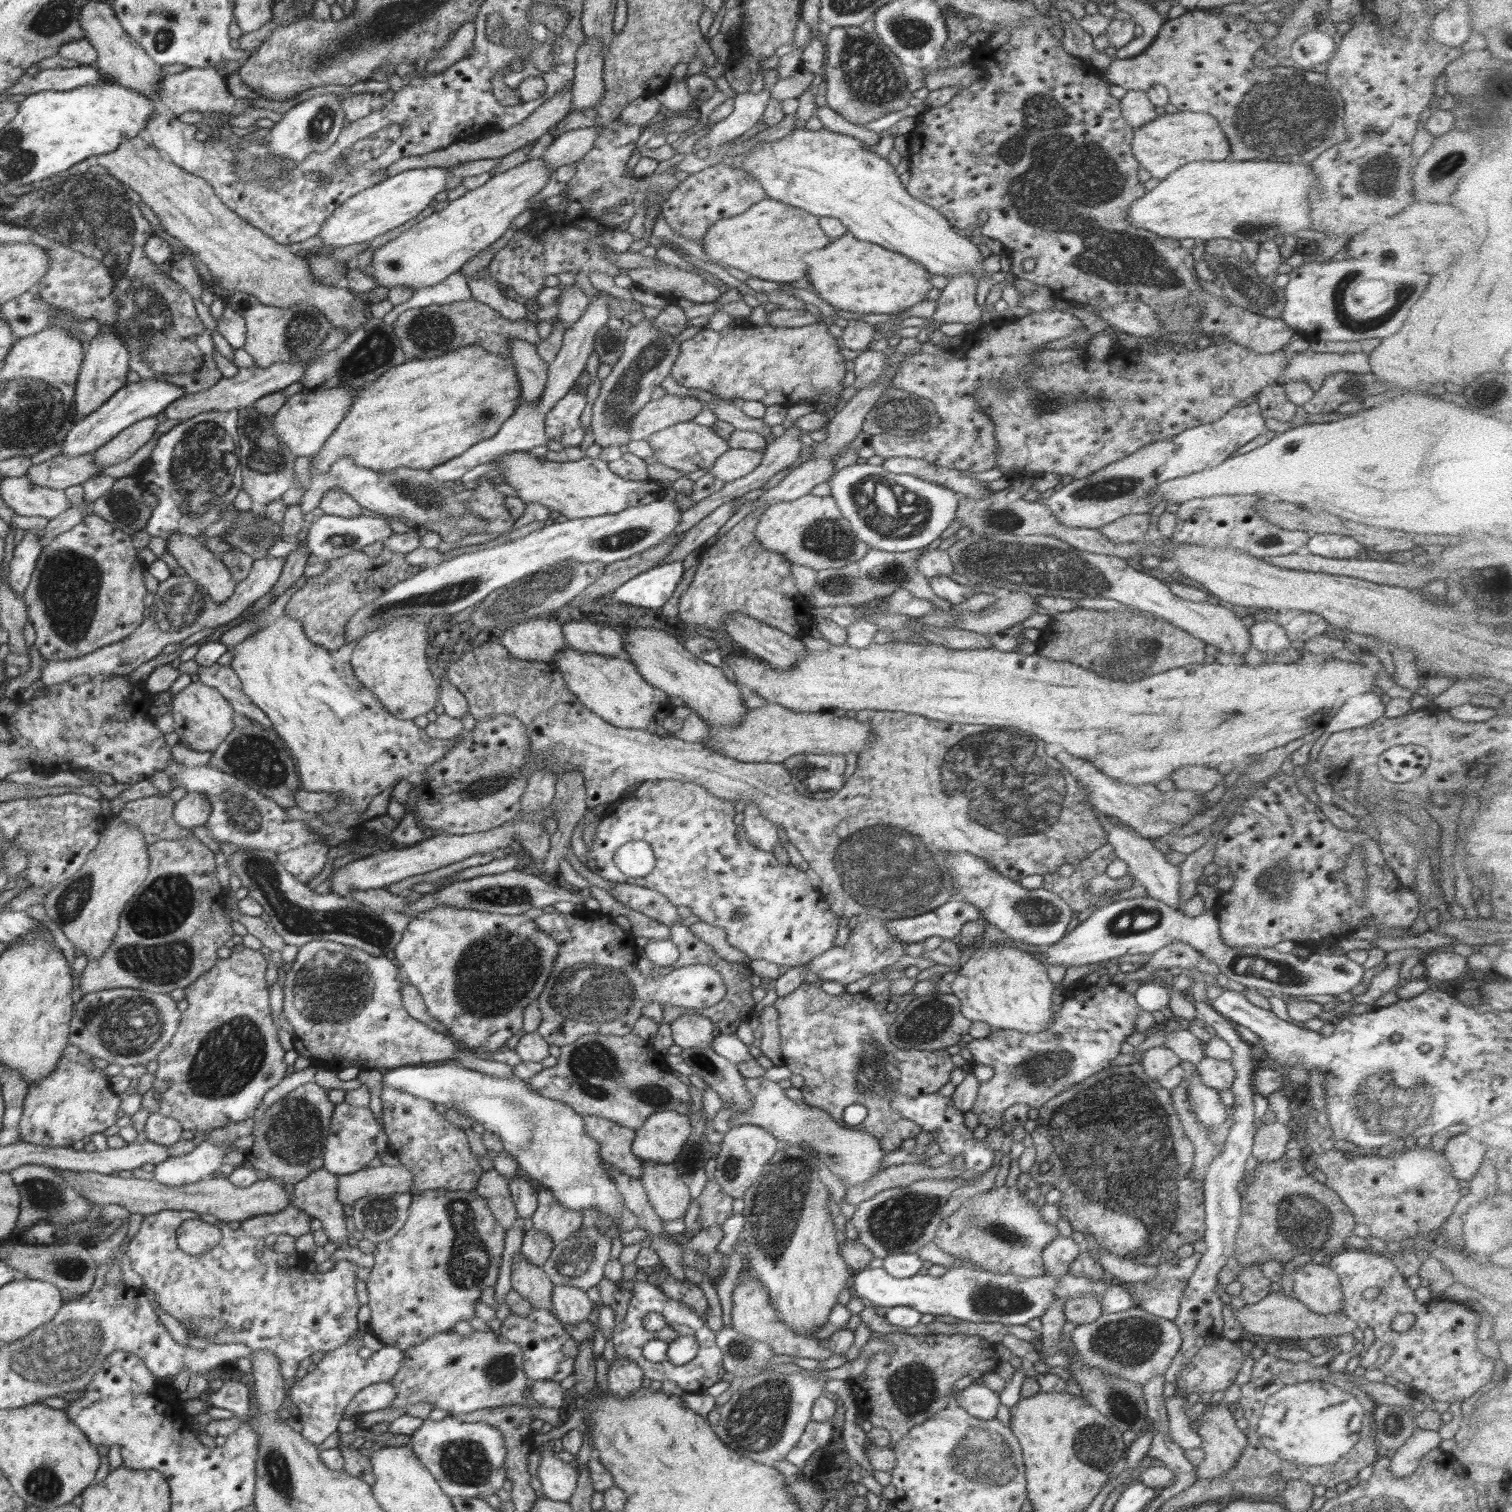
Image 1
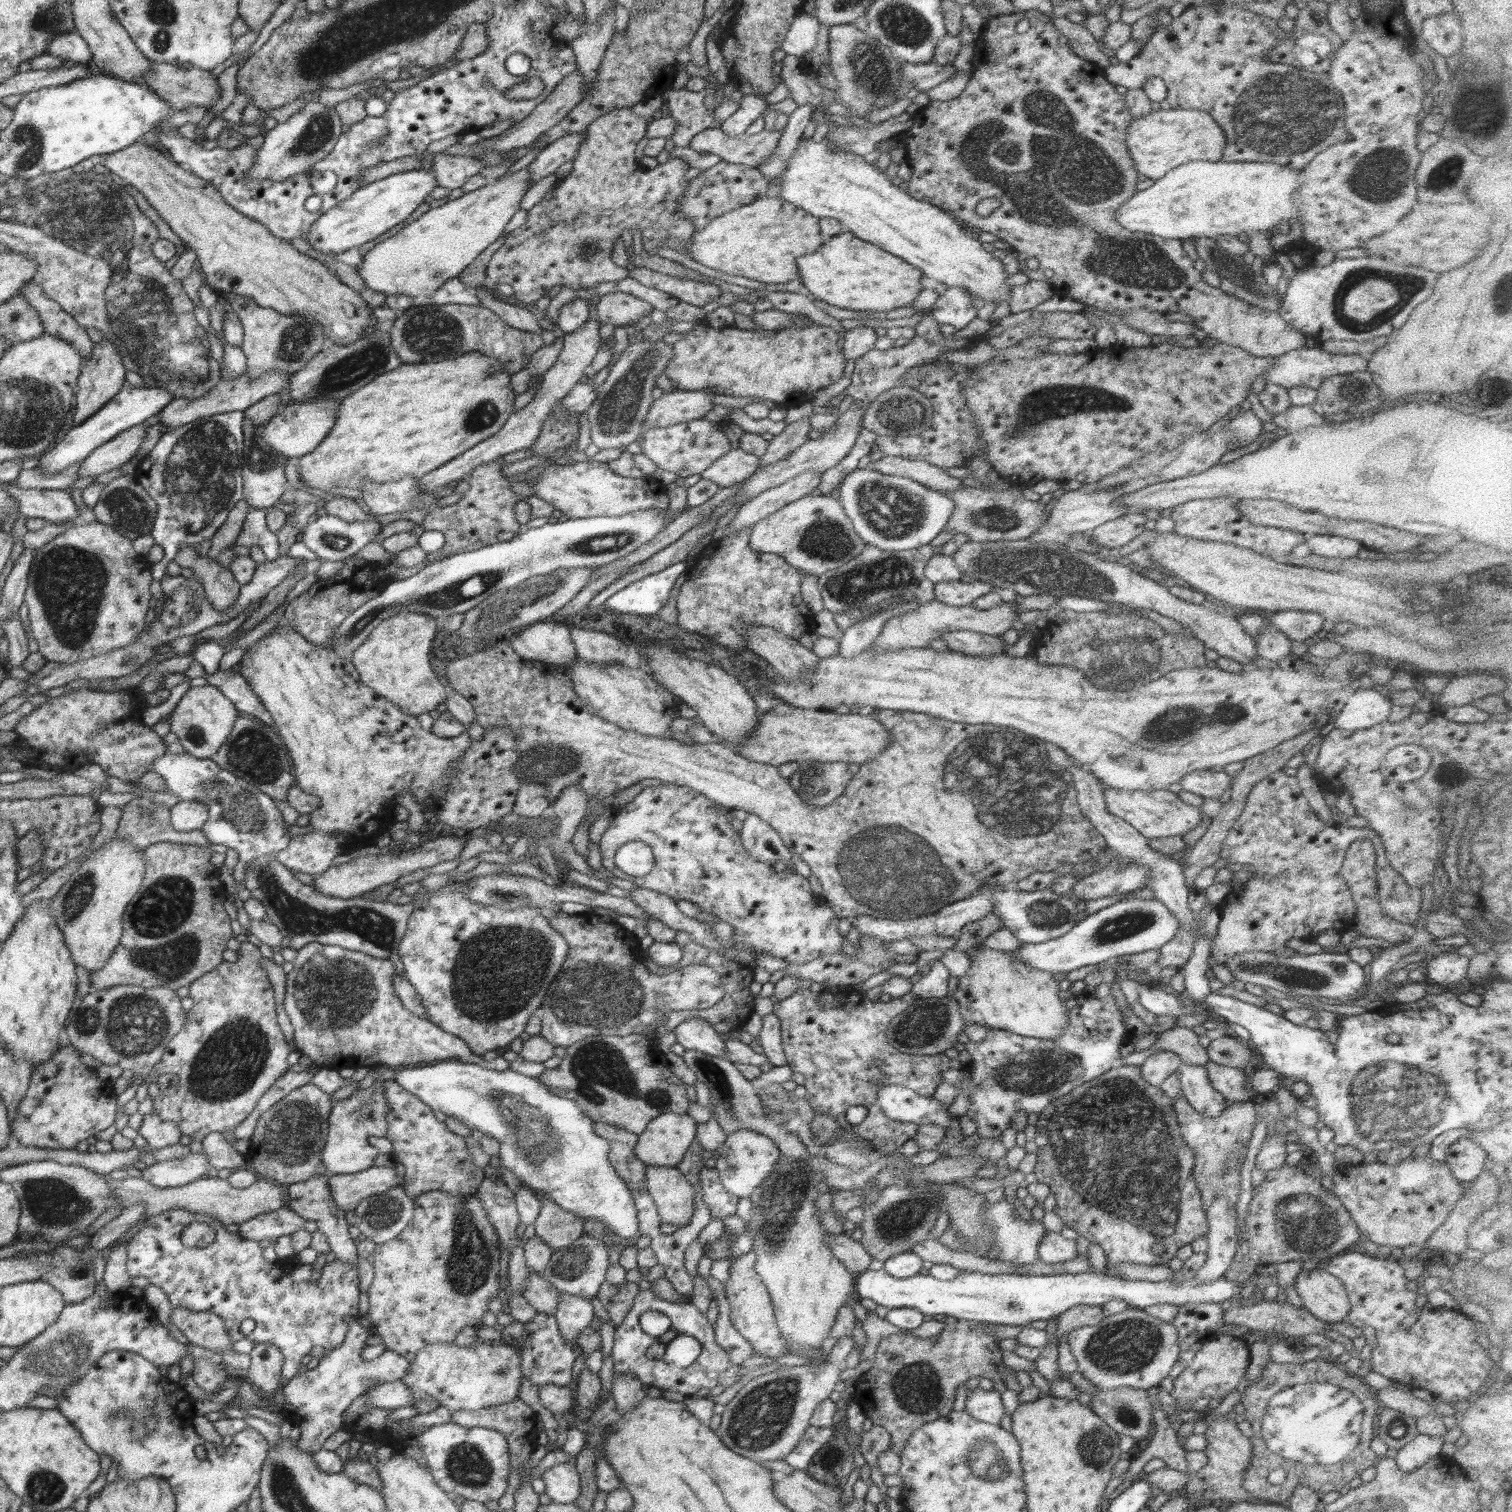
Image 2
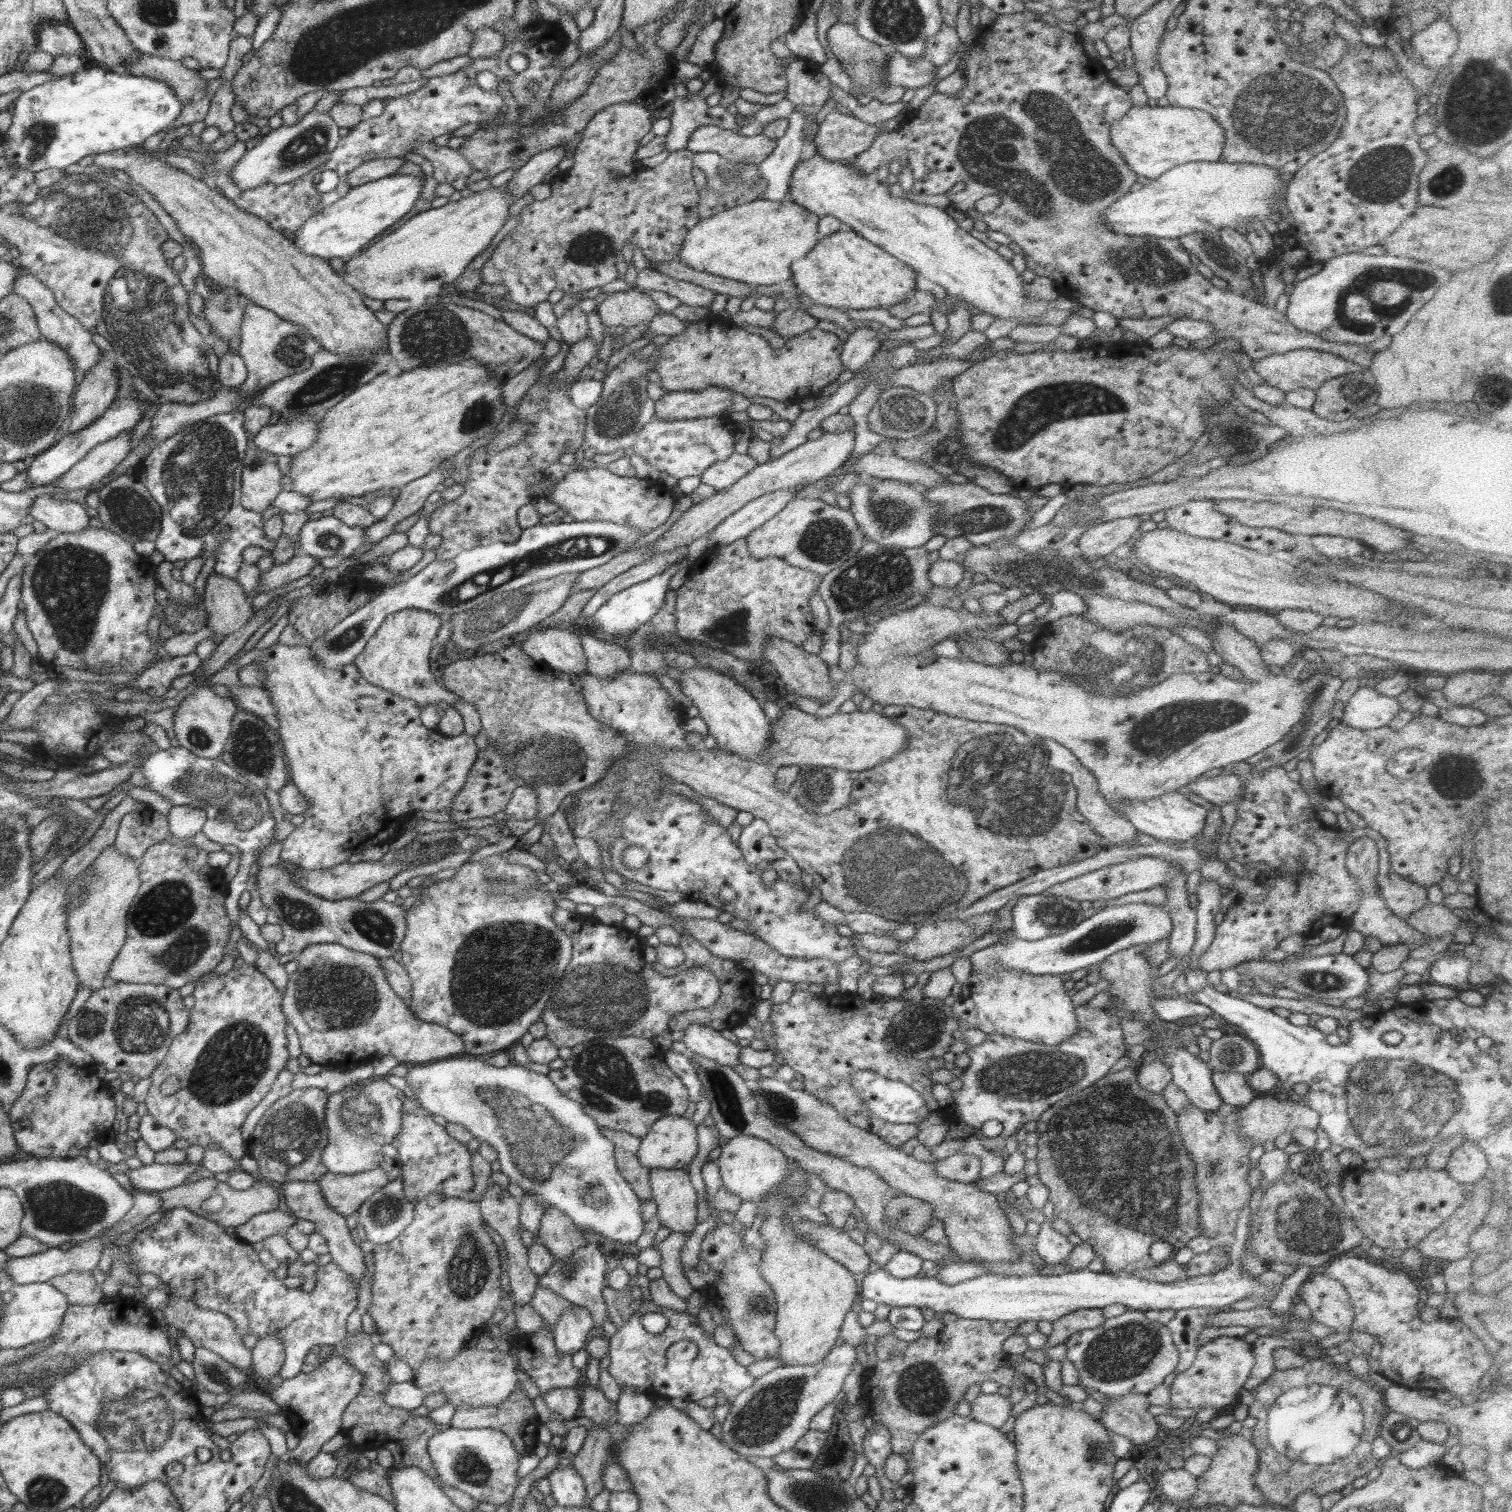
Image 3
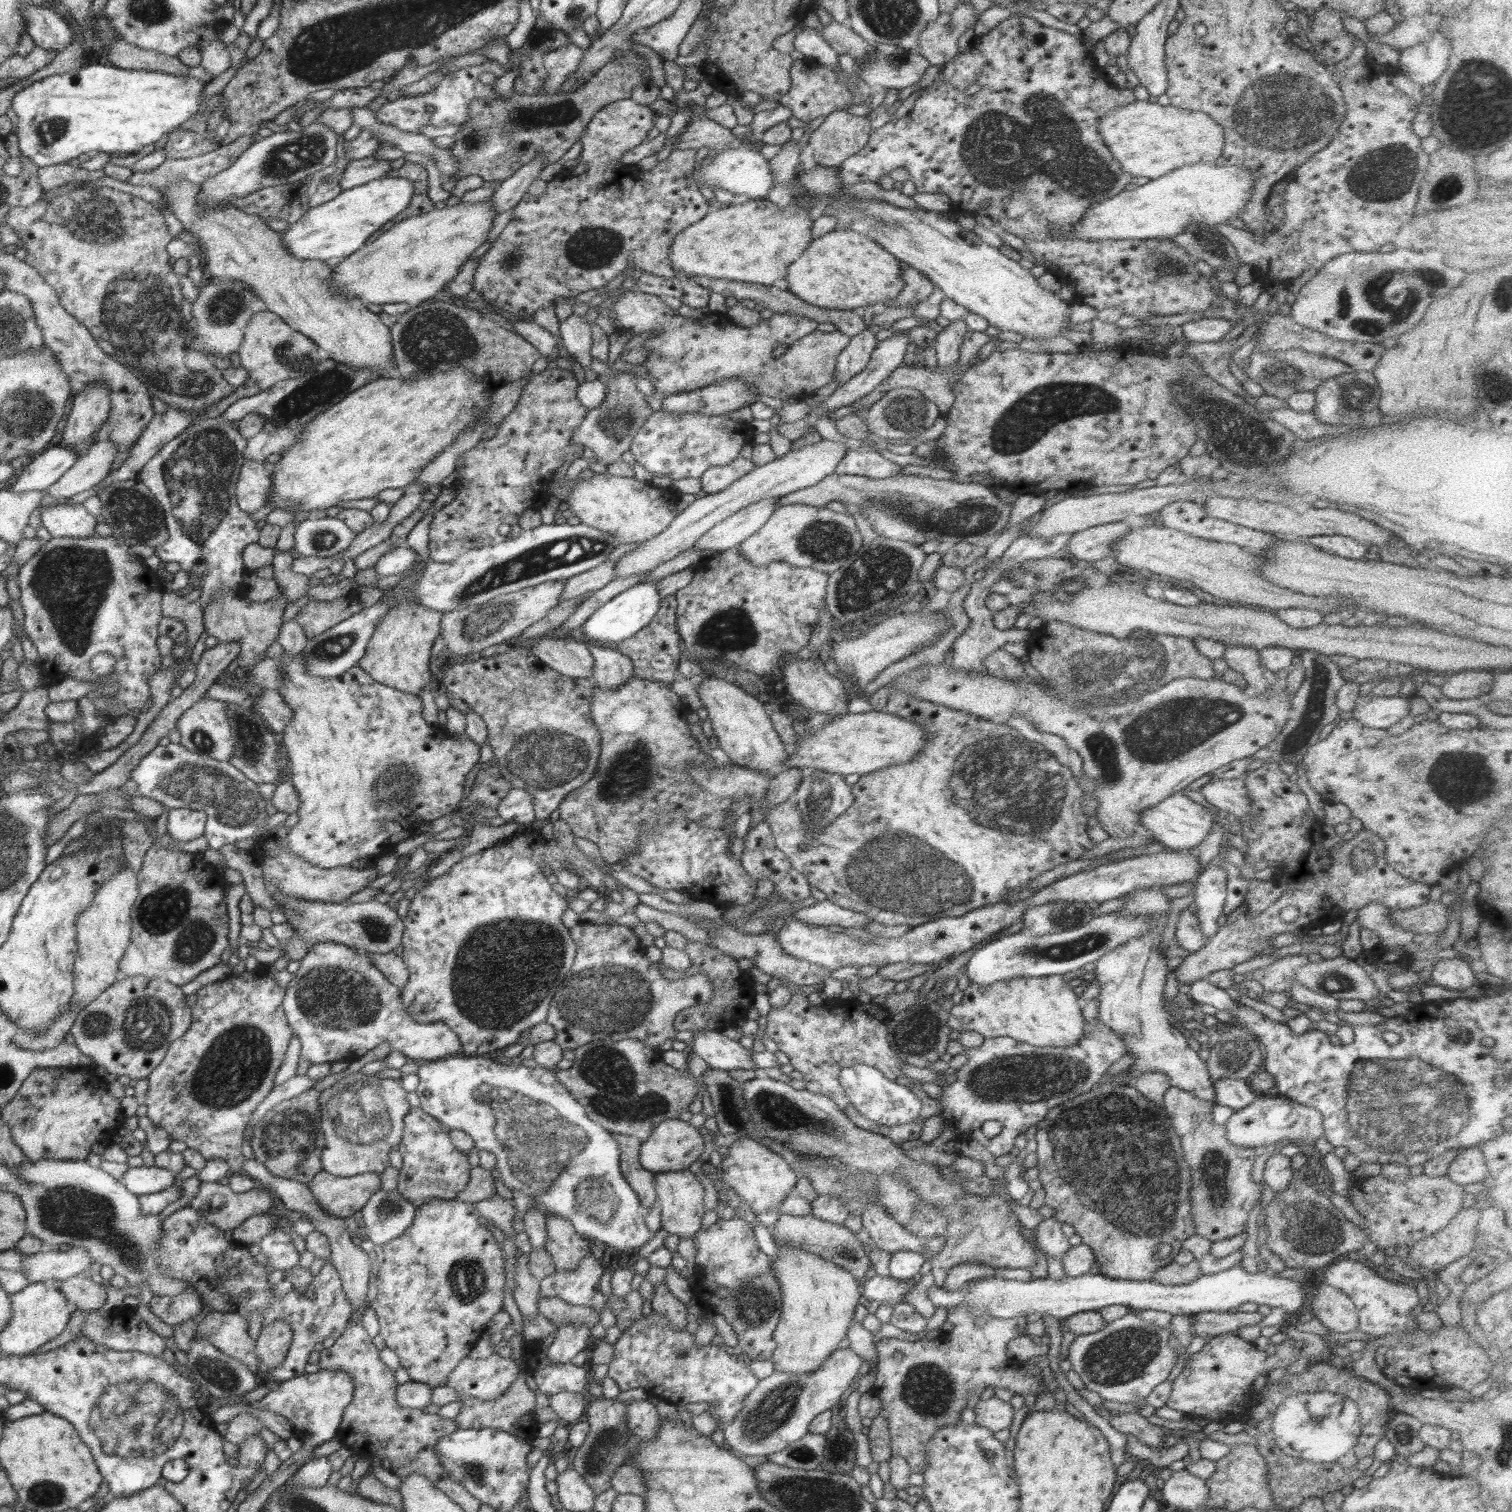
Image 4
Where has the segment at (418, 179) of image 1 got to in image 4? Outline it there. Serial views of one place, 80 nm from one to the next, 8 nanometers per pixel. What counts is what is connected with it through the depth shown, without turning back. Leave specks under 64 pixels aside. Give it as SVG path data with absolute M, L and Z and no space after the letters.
M392 175L343 190L336 199L310 209L300 221L288 225L286 232L279 234L282 244L294 258L320 260L330 264L340 262L356 253L388 221L408 209L412 195L412 183L407 178Z

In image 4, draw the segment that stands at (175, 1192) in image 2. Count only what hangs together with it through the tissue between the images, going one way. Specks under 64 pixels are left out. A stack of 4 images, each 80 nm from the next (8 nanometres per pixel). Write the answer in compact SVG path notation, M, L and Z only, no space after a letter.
M201 1182L198 1194L188 1202L187 1206L203 1215L204 1219L218 1230L227 1231L236 1229L253 1215L267 1213L272 1208L272 1198L269 1190L260 1185L248 1190L248 1192L238 1194L232 1192L228 1186L222 1186L217 1182Z

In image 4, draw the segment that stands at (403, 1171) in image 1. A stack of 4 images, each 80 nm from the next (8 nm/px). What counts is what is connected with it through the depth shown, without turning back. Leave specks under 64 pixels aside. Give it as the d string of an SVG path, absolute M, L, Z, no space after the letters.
M321 1170L306 1186L312 1192L312 1198L316 1198L321 1206L320 1210L348 1221L364 1208L372 1194L381 1190L382 1182L381 1176L376 1173L344 1178Z

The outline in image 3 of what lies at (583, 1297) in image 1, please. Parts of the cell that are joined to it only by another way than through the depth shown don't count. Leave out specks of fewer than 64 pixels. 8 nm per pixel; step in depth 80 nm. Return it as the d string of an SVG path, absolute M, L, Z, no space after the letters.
M584 1306L564 1311L553 1328L553 1337L556 1348L561 1355L574 1355L585 1342L596 1333L593 1329L591 1312Z

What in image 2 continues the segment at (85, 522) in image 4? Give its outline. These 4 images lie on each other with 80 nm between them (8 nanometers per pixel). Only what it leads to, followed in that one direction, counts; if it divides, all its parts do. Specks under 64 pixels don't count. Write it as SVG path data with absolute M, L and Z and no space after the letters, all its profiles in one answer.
M14 483L2 485L17 500L20 514L43 518L48 523L79 524L78 507L67 490L23 489Z

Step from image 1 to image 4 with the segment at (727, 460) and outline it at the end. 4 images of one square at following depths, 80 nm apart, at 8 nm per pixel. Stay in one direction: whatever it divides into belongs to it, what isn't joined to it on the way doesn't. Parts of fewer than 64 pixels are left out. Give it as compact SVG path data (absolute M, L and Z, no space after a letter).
M738 456L729 465L714 466L704 472L700 478L702 489L707 494L721 492L736 480L740 480L742 476L748 475L755 467L750 459Z

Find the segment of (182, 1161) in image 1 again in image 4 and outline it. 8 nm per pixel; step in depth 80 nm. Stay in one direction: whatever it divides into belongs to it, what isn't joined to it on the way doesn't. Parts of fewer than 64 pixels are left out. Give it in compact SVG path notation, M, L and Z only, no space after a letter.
M140 1166L140 1168L129 1168L121 1179L124 1188L136 1196L142 1194L155 1194L168 1189L174 1184L180 1184L176 1179L177 1174L160 1168Z

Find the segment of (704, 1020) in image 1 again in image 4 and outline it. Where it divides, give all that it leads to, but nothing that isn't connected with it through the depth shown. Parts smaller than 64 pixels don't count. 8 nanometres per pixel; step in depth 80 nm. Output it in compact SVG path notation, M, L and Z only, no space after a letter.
M697 1030L693 1034L691 1048L694 1054L698 1054L712 1068L727 1071L744 1069L753 1075L760 1074L760 1070L753 1063L752 1050L724 1036L721 1030Z

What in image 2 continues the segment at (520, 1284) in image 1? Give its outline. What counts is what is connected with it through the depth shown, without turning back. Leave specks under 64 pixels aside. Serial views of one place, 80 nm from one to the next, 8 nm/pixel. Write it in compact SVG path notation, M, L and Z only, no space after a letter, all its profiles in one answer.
M530 1270L529 1280L523 1298L538 1313L553 1315L558 1308L558 1298L560 1298L556 1288L550 1282L546 1282L546 1279L536 1271Z

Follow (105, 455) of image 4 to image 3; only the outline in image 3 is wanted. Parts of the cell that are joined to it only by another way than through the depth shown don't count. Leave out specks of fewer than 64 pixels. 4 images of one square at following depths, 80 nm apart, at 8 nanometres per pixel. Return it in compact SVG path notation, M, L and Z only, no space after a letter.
M122 431L118 436L97 444L80 462L72 466L54 486L66 492L86 488L106 478L128 456L132 434Z

